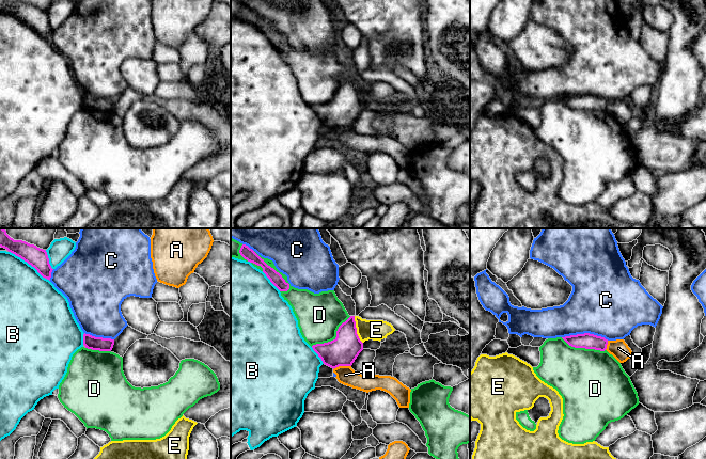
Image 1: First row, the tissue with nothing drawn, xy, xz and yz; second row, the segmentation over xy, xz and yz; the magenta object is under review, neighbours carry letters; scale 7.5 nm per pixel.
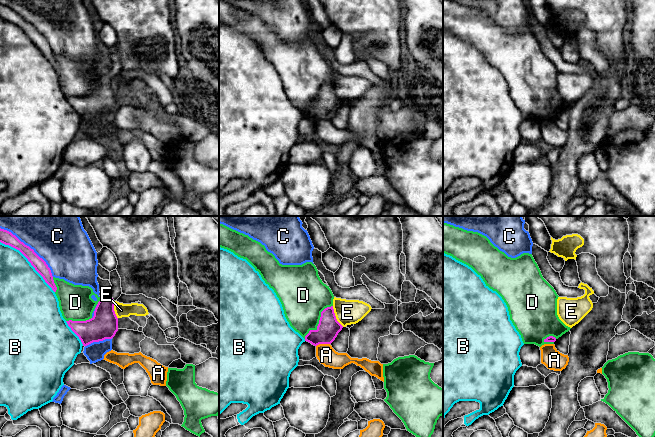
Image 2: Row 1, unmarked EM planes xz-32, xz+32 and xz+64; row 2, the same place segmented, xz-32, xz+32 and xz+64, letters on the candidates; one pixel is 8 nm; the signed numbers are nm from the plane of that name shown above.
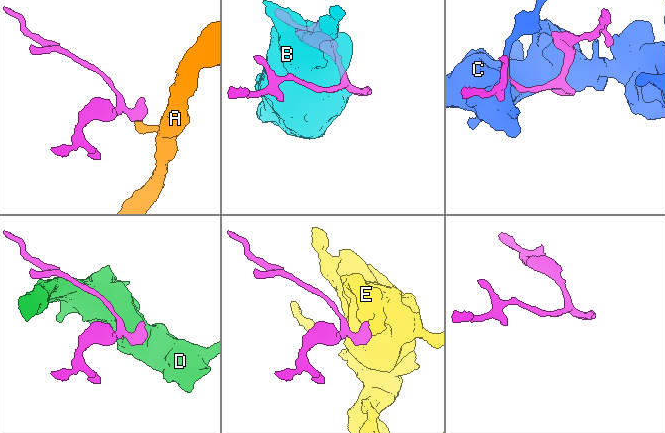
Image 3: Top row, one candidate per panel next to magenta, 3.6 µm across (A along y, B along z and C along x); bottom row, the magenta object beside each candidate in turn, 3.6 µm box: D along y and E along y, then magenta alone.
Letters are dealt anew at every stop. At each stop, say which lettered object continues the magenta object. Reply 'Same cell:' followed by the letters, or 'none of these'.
Same cell: none of these

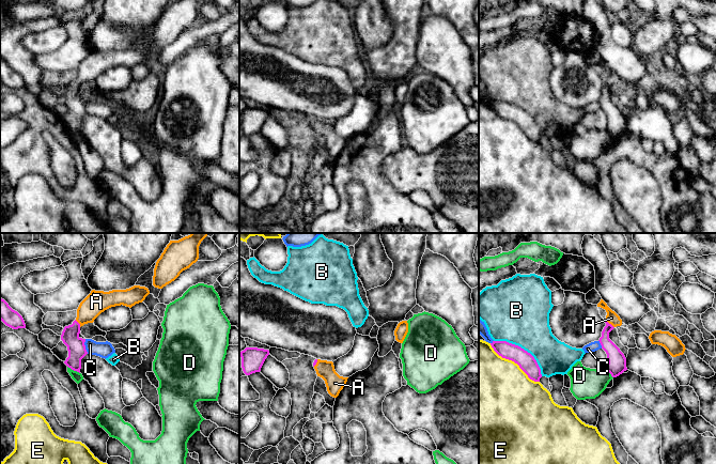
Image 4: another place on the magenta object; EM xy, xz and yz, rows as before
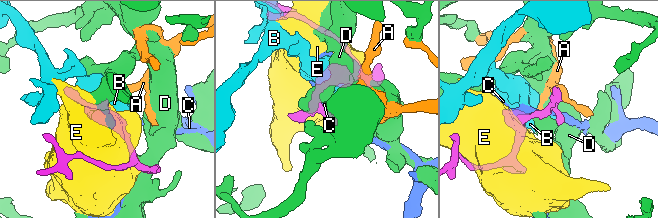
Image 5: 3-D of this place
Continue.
Same cell: A

